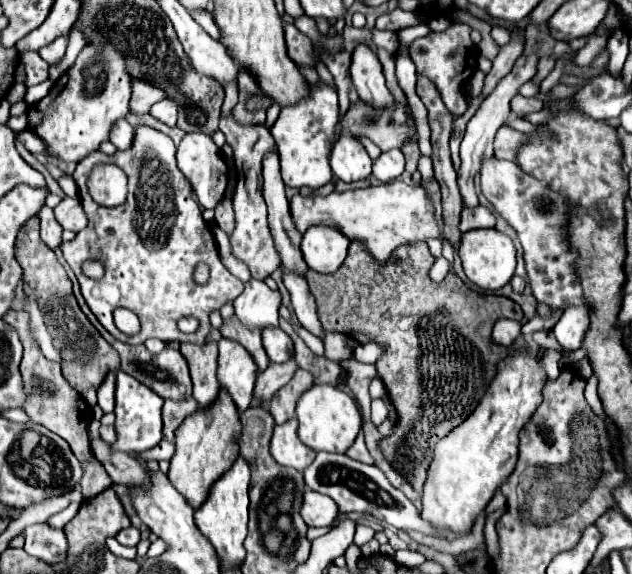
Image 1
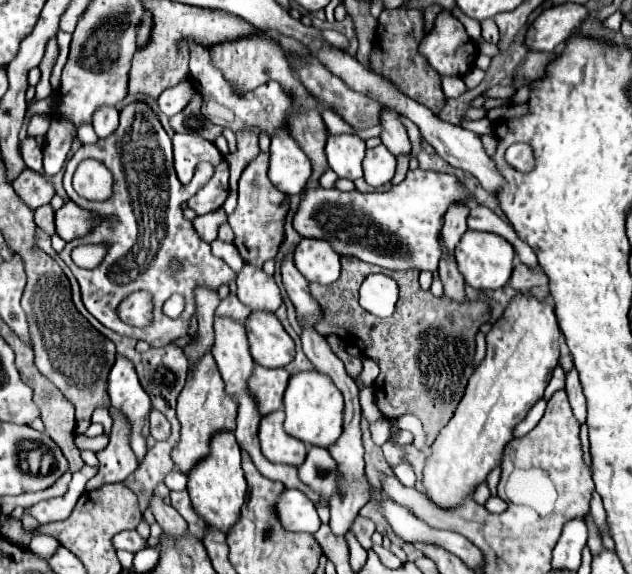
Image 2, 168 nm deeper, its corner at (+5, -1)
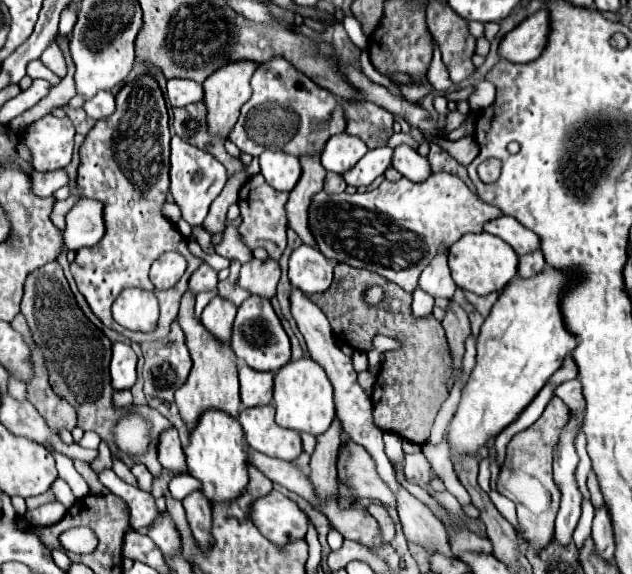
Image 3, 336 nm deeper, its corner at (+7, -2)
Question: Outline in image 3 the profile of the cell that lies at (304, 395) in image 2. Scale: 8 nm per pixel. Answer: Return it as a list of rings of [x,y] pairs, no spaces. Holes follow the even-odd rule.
[[[301,358],[297,362],[289,362],[289,364],[285,364],[285,368],[281,368],[275,374],[273,402],[277,408],[275,422],[289,430],[309,432],[313,436],[319,436],[331,426],[331,422],[335,418],[333,386],[331,386],[327,374],[323,372],[323,368],[311,358]]]

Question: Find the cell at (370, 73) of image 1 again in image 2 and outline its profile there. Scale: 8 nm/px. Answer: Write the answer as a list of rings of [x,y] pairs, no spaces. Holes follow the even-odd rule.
[[[381,107],[381,141],[383,145],[395,155],[409,155],[411,153],[411,141],[407,137],[405,127],[397,119],[397,111],[389,107]]]

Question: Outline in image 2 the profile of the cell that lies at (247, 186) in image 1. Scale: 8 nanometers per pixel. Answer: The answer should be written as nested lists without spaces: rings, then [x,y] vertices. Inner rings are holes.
[[[259,153],[255,161],[247,165],[239,179],[239,205],[233,215],[229,215],[229,225],[235,233],[235,247],[239,249],[245,263],[261,267],[267,259],[273,259],[285,241],[285,215],[289,211],[289,195],[277,191],[267,177],[269,153]]]

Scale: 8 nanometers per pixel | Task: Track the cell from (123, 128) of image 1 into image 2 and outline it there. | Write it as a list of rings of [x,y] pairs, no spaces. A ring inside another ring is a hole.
[[[99,107],[97,115],[93,115],[93,129],[97,137],[109,137],[119,123],[119,111],[115,107]]]

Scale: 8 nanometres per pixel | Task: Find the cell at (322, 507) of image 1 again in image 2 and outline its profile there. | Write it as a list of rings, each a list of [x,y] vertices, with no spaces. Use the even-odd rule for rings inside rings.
[[[297,489],[281,491],[275,509],[285,531],[315,533],[321,527],[315,505]]]

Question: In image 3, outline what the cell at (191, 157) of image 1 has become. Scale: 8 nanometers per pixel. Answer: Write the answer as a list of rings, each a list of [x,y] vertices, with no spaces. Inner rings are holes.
[[[179,136],[171,138],[171,196],[191,226],[203,224],[211,202],[221,194],[226,182],[227,170],[219,160],[215,160],[215,156],[189,142],[183,142]],[[195,172],[203,172],[203,180],[199,184],[193,184],[191,180]]]

